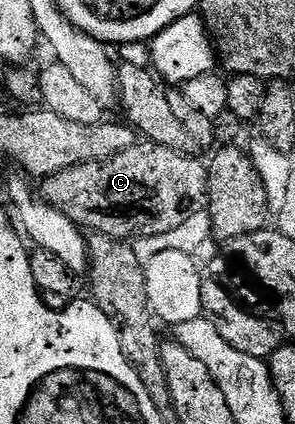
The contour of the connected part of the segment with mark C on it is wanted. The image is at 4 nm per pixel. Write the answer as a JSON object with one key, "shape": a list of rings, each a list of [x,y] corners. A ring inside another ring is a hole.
{"shape":[[[138,141],[132,149],[116,153],[116,157],[72,165],[72,169],[49,175],[41,180],[40,198],[43,203],[64,213],[64,217],[71,219],[77,227],[96,235],[106,235],[109,239],[137,241],[172,233],[172,229],[180,229],[180,225],[184,225],[188,217],[205,211],[208,207],[208,167],[205,162],[202,164],[200,160],[193,159],[194,157],[193,154],[173,151],[164,145]]]}

